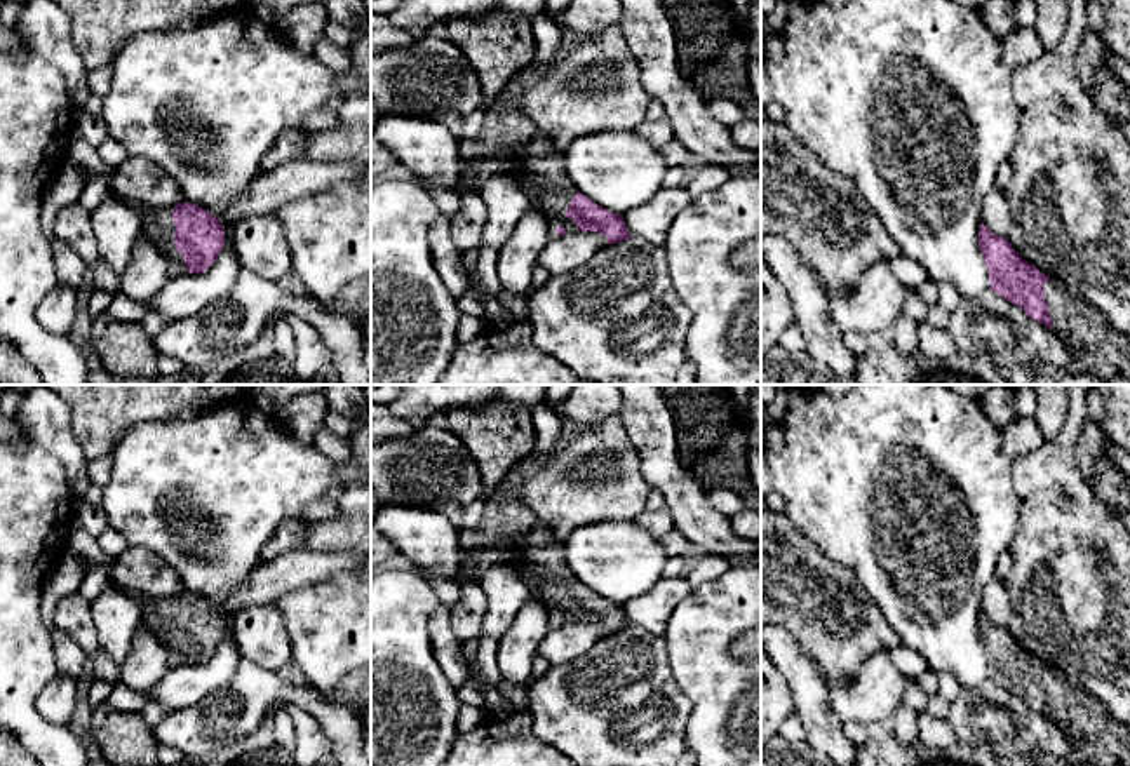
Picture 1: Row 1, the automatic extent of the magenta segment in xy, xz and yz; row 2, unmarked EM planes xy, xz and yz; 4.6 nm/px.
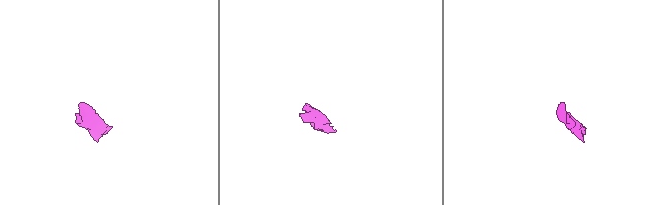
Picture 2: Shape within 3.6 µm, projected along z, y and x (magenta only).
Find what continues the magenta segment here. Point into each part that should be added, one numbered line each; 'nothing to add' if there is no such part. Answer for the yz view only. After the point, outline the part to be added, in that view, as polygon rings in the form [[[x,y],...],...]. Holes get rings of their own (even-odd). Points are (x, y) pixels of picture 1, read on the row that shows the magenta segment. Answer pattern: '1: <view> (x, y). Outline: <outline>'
1: yz (1101, 350). Outline: [[[1045,282],[1045,301],[1052,317],[1052,329],[1064,339],[1086,373],[1100,378],[1106,385],[1130,385],[1130,338],[1127,334],[1116,331],[1104,313],[1062,286],[1053,287]]]

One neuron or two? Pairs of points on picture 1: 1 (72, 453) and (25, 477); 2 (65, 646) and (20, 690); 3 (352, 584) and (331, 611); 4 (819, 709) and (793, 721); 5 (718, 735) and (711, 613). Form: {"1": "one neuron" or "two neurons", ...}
{"1": "two neurons", "2": "two neurons", "3": "one neuron", "4": "two neurons", "5": "one neuron"}

